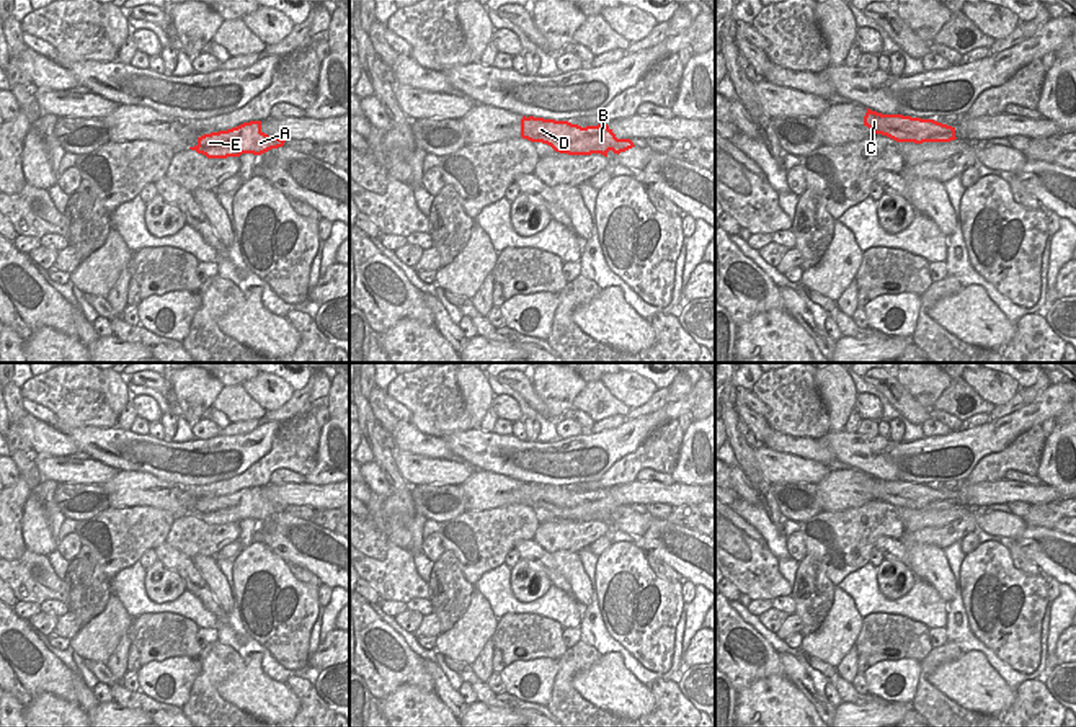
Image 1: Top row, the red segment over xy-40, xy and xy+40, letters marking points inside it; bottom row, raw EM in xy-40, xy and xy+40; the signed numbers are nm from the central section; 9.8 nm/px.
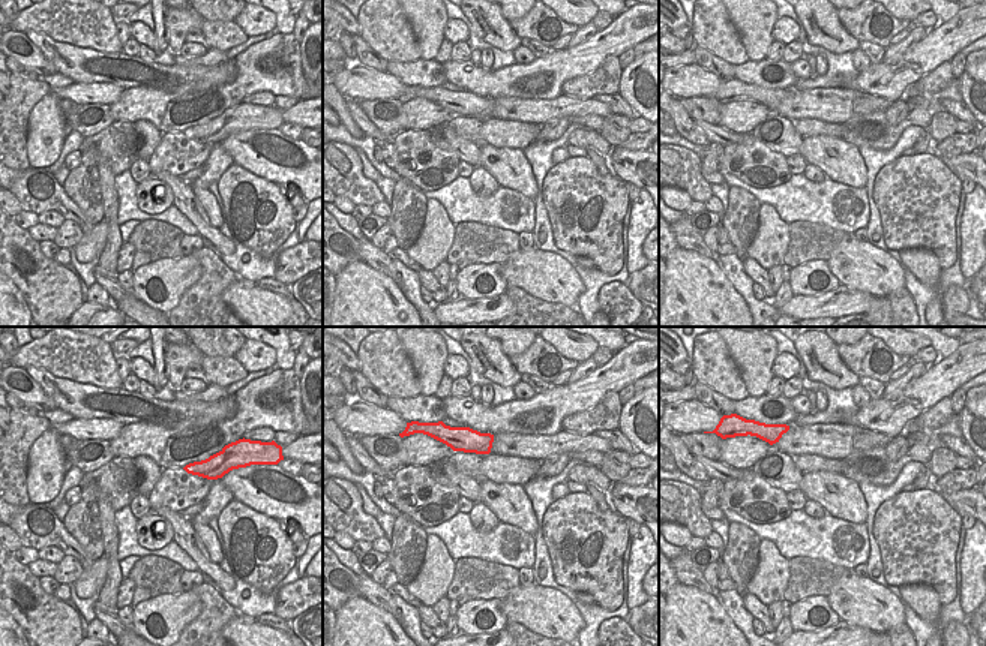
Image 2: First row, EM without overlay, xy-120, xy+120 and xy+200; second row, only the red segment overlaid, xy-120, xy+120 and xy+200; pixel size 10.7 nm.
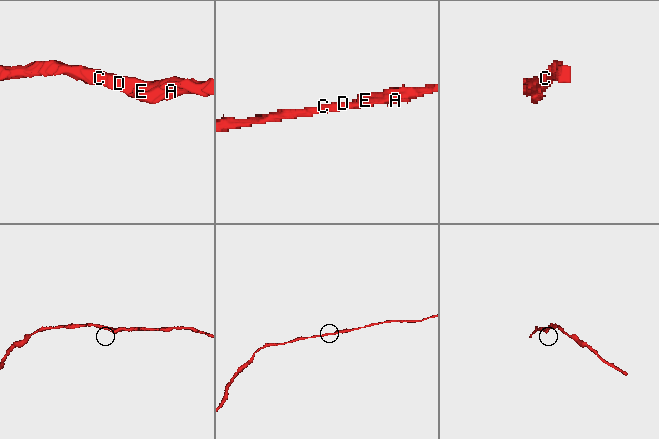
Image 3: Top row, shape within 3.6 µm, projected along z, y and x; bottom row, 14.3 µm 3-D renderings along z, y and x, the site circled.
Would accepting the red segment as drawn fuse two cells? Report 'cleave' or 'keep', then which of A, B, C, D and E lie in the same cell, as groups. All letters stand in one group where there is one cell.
keep; groups A B C D E

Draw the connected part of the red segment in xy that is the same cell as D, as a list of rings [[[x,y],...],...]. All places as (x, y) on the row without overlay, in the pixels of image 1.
[[[522,482],[521,503],[531,508],[550,511],[555,518],[568,521],[591,521],[607,518],[625,518],[634,511],[630,505],[617,505],[607,490],[586,492],[571,490],[568,487],[544,485]]]

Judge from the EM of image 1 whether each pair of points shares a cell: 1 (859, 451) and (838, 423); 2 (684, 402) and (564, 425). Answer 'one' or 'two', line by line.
1: two
2: two

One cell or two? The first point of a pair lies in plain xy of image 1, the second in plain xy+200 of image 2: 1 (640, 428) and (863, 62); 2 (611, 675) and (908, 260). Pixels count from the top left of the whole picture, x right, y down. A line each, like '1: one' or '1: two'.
1: two
2: two

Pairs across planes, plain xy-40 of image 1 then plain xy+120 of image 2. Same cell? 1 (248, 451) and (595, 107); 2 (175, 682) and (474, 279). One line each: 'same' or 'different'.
1: different
2: same

